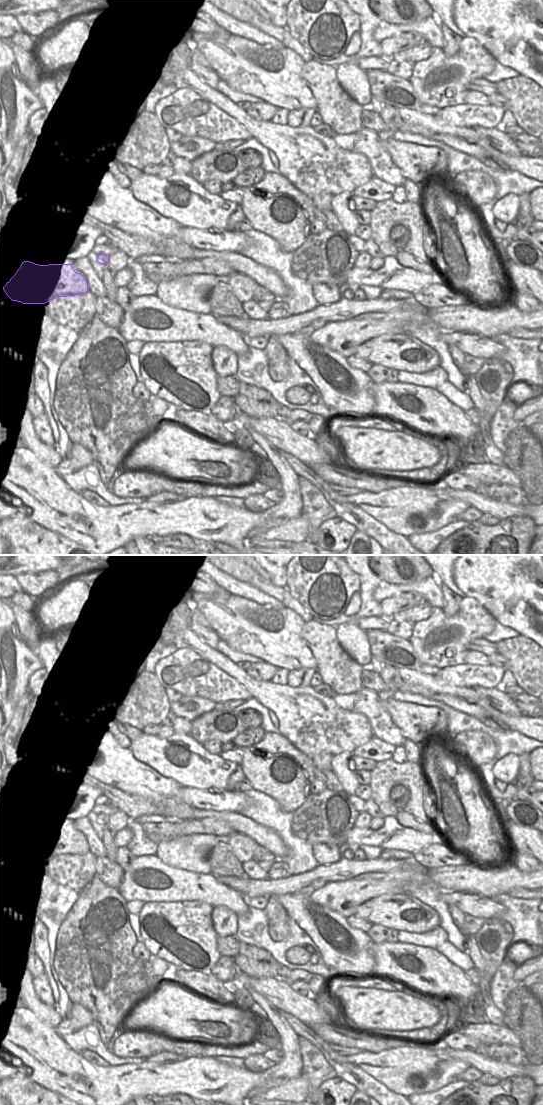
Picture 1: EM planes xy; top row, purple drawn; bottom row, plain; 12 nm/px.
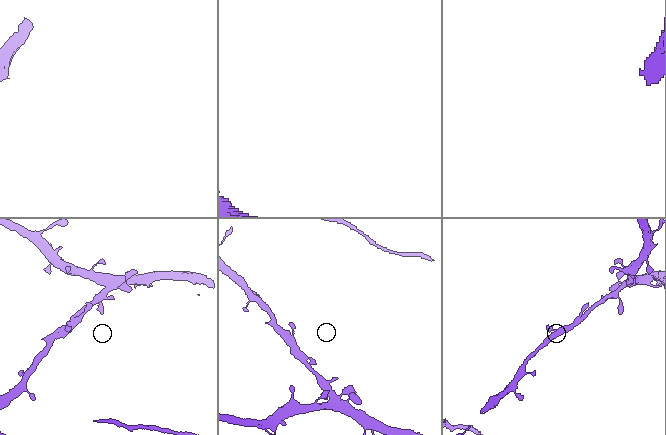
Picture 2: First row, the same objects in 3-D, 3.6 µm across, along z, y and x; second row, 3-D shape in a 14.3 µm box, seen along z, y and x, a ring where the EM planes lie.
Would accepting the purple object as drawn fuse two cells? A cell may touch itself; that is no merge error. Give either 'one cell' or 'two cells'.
one cell

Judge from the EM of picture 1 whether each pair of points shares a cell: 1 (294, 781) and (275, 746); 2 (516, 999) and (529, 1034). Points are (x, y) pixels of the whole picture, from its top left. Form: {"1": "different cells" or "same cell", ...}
{"1": "same cell", "2": "same cell"}

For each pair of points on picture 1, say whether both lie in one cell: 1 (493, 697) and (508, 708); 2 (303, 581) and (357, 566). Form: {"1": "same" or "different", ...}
{"1": "same", "2": "different"}

